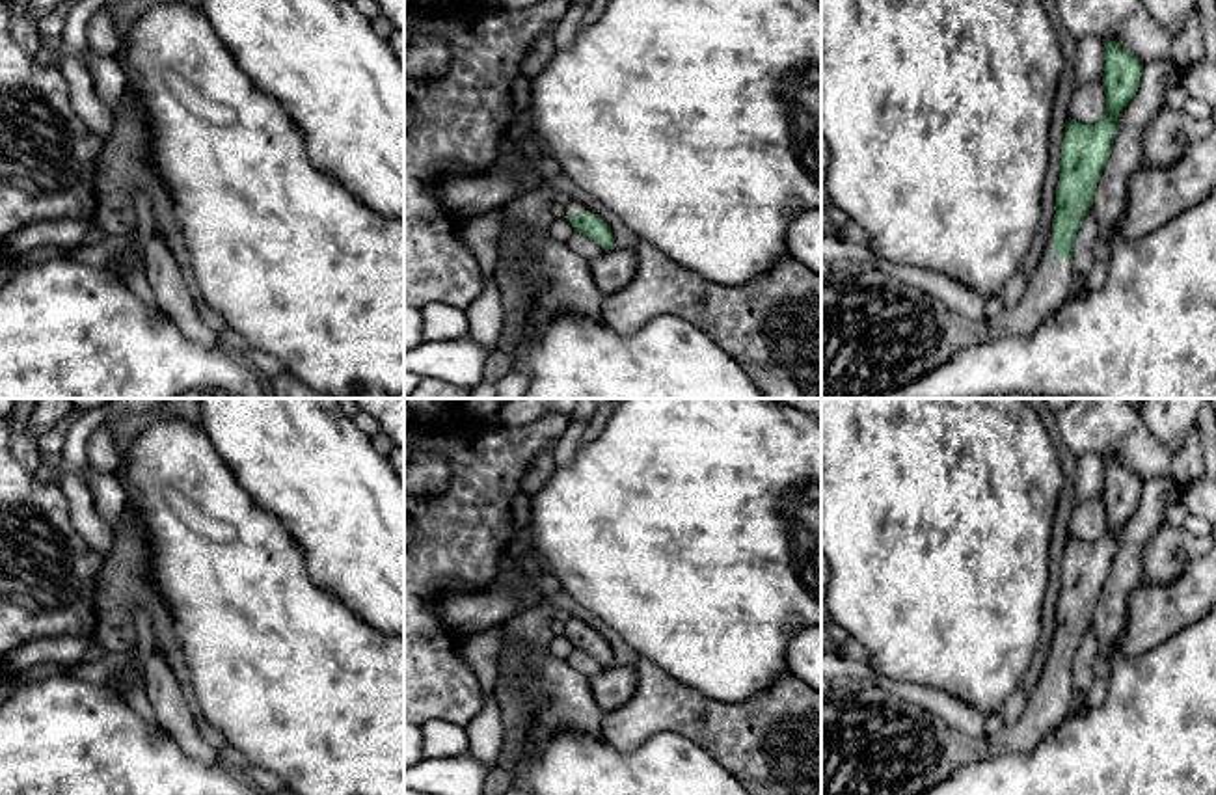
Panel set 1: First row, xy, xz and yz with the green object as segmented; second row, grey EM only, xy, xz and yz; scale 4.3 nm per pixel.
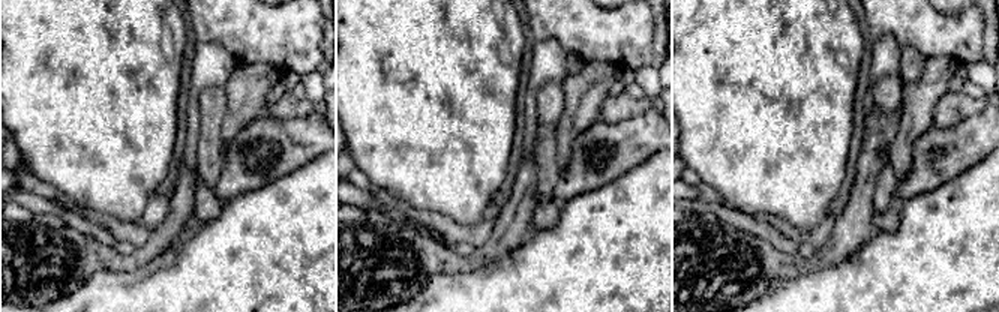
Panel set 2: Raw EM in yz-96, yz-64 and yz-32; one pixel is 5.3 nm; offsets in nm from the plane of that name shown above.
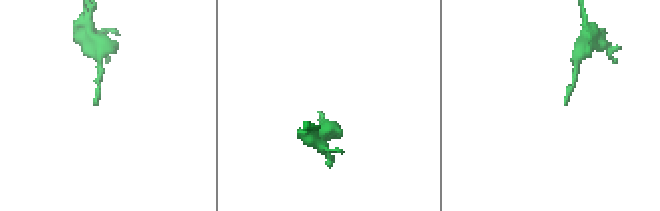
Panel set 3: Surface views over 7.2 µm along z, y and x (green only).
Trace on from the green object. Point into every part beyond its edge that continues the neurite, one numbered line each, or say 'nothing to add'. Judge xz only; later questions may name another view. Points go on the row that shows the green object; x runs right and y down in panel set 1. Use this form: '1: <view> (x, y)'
1: xz (570, 207)

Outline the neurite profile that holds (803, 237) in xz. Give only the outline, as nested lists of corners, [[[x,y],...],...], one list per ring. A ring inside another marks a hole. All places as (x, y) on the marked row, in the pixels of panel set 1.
[[[821,209],[803,210],[790,222],[786,249],[791,259],[821,276]]]

